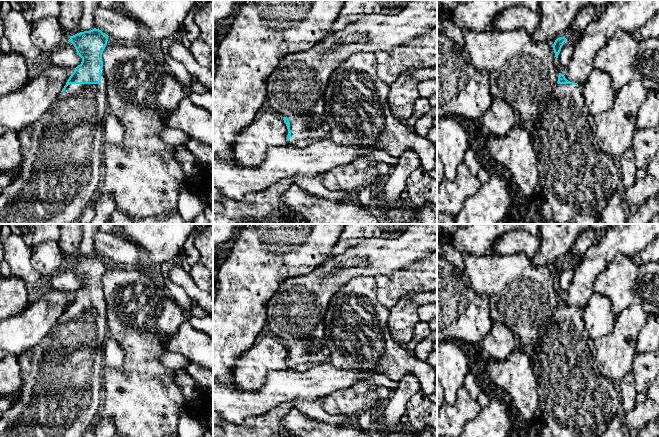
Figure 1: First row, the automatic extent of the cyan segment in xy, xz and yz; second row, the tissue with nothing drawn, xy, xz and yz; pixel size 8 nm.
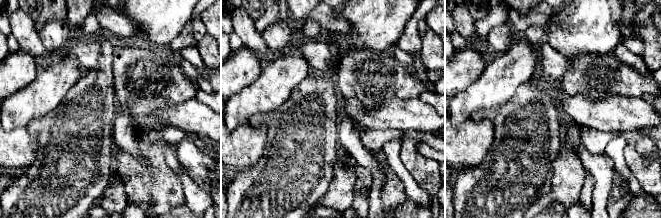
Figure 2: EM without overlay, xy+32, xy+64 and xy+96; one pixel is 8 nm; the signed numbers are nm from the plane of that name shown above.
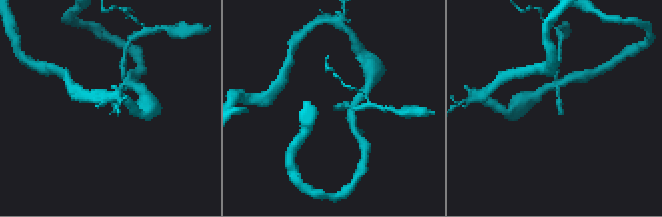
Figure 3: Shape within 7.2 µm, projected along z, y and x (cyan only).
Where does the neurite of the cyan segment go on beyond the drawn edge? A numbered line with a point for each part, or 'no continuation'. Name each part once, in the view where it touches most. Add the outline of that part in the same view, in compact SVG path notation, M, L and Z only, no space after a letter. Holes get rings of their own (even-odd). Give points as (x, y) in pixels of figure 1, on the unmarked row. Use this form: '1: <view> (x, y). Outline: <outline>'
1: xy (62, 391). Outline: M104 292L101 294L100 308L68 309L65 315L59 318L57 324L46 337L20 356L19 363L23 372L23 384L20 391L15 395L15 402L12 407L0 417L0 437L83 437L87 431L92 430L103 400L103 369L105 367L104 345L108 337L109 331L106 320Z

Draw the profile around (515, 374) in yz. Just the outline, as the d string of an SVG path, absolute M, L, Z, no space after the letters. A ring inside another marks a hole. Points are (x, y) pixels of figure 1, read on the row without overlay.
M520 347L502 361L491 359L485 368L485 381L506 391L520 416L534 419L541 405L537 379L531 358Z

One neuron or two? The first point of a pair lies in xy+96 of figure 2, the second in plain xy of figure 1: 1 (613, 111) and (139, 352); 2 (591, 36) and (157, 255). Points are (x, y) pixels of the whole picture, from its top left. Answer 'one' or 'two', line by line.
1: two
2: one

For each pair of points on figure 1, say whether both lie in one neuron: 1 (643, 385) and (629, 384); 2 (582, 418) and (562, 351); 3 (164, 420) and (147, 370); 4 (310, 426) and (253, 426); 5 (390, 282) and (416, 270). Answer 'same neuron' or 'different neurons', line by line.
1: different neurons
2: same neuron
3: same neuron
4: different neurons
5: same neuron

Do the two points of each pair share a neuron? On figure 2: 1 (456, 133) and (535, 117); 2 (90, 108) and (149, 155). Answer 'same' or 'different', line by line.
1: different
2: different

